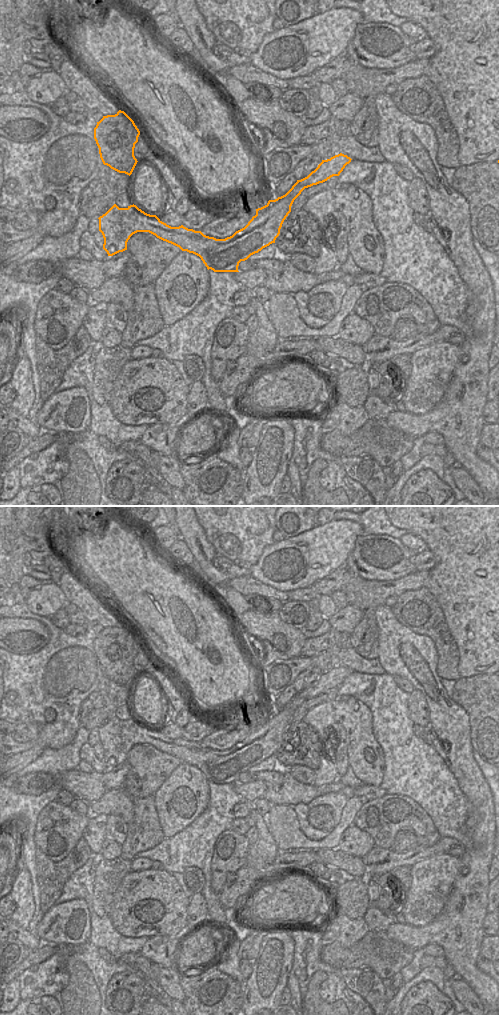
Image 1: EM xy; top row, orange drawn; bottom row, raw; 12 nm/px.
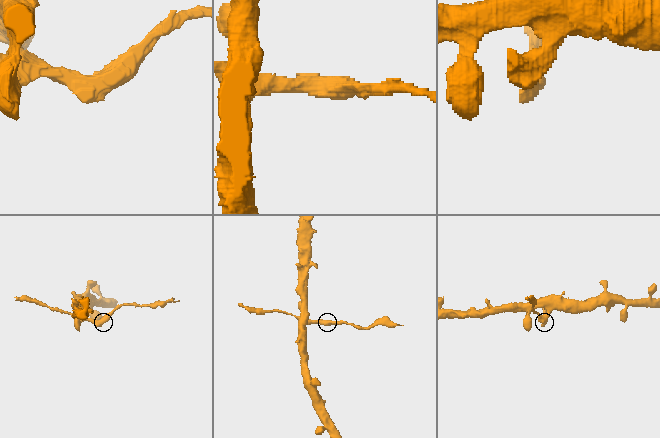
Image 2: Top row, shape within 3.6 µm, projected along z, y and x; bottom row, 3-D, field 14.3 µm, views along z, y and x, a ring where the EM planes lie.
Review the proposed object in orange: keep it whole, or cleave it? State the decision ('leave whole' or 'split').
split

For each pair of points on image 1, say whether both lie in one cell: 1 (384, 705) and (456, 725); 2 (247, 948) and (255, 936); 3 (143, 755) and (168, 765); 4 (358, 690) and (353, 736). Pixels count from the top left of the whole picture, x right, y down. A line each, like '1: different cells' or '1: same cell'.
1: different cells
2: same cell
3: same cell
4: different cells

